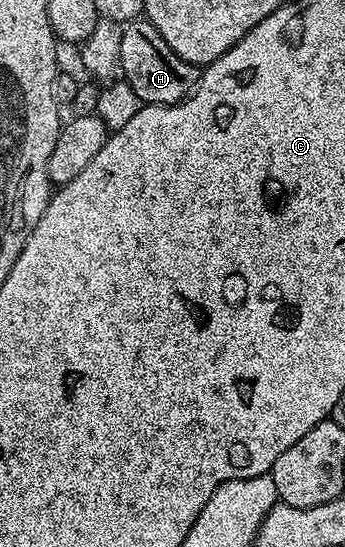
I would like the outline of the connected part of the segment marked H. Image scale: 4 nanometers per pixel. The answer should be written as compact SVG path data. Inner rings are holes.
M145 18L129 21L123 27L120 62L125 83L136 90L143 104L177 104L194 91L200 75L199 69L176 55L172 46L160 38L156 26L152 26Z

